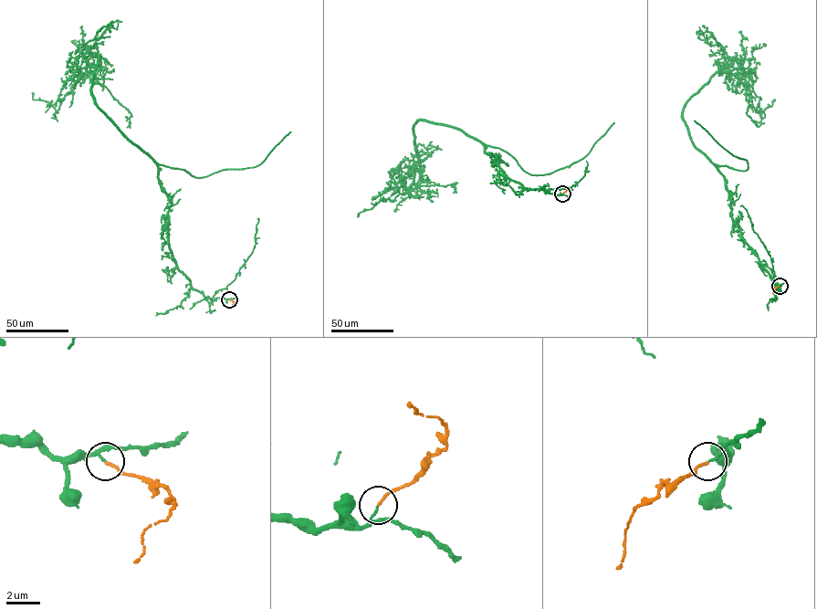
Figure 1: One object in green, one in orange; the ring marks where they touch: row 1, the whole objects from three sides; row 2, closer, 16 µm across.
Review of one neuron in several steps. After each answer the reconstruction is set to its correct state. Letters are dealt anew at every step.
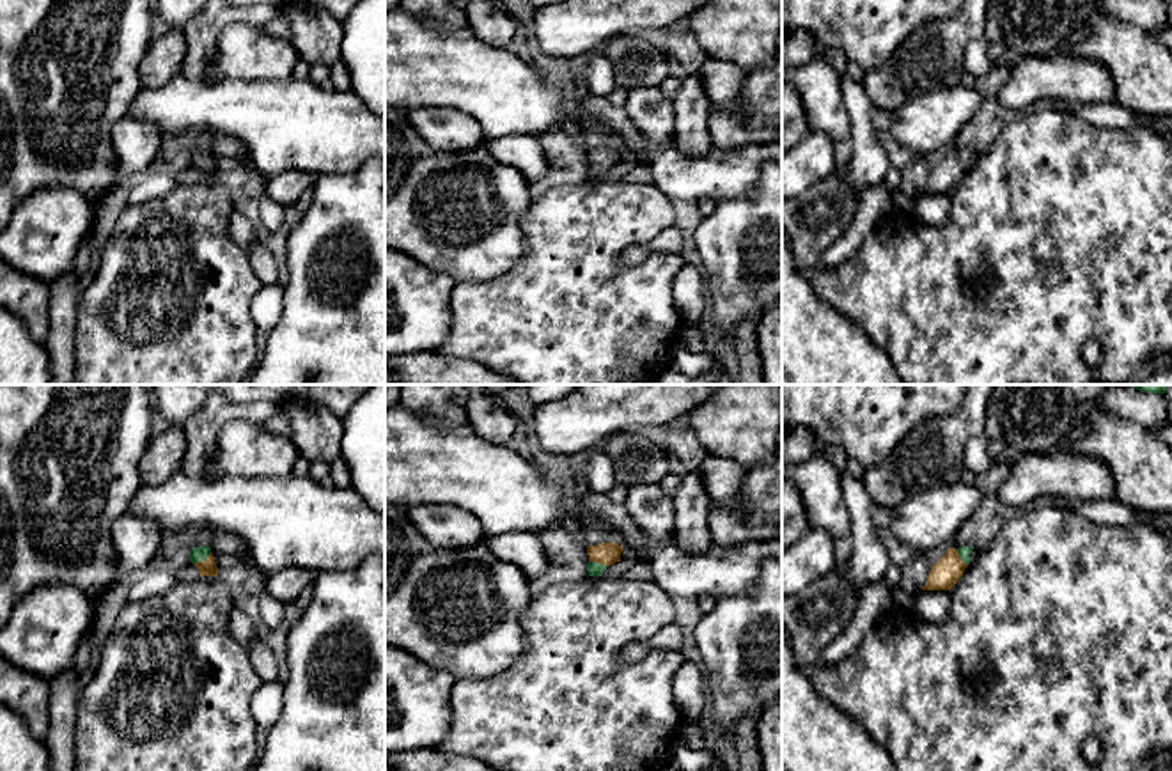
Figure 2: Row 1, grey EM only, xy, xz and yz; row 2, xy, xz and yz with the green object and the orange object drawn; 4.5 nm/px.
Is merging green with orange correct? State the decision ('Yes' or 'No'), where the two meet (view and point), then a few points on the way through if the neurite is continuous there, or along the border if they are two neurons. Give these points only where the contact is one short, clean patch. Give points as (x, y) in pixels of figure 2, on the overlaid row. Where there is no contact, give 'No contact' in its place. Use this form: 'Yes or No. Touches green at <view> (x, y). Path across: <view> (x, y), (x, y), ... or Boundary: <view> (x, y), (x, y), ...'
Yes. Touches green at xy (203, 559). Path across: xy (199, 553), (203, 559), (206, 568)

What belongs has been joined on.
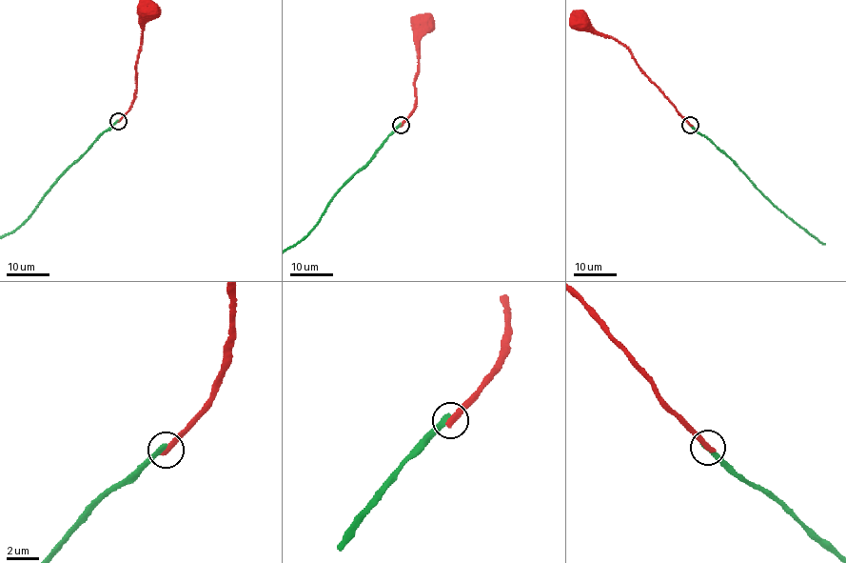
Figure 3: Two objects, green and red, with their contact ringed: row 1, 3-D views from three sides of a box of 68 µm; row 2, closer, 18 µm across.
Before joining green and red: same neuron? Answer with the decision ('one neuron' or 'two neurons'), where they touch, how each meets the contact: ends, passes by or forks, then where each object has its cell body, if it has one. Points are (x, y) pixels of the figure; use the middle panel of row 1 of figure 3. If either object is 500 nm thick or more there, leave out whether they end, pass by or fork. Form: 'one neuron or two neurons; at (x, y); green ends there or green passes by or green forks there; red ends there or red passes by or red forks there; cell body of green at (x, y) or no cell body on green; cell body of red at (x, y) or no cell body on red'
two neurons; at (401, 125); green ends there; red ends there; no cell body on green; cell body of red at (421, 24)

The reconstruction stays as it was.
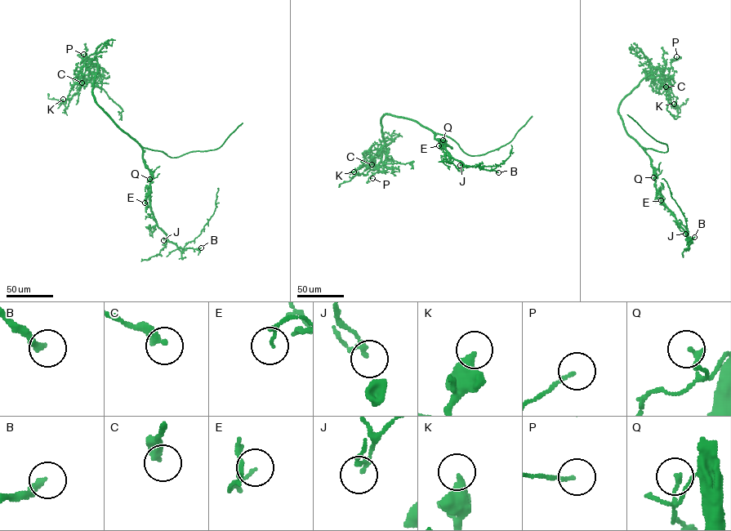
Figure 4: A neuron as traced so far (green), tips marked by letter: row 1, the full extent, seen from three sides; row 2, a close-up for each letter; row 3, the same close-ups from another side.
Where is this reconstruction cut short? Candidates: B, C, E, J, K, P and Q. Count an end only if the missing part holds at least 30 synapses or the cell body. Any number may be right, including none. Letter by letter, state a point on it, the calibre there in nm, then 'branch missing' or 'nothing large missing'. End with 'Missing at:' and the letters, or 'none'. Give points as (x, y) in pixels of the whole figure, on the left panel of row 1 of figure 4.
B: (201, 247) | 280 nm | branch missing
C: (82, 82) | 320 nm | nothing large missing
E: (144, 203) | 110 nm | nothing large missing
J: (163, 240) | 120 nm | nothing large missing
K: (63, 99) | 420 nm | nothing large missing
P: (83, 54) | 120 nm | nothing large missing
Q: (149, 179) | 180 nm | nothing large missing
Missing at: B

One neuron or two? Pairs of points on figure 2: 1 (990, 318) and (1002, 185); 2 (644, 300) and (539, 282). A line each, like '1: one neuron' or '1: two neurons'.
1: one neuron
2: one neuron

